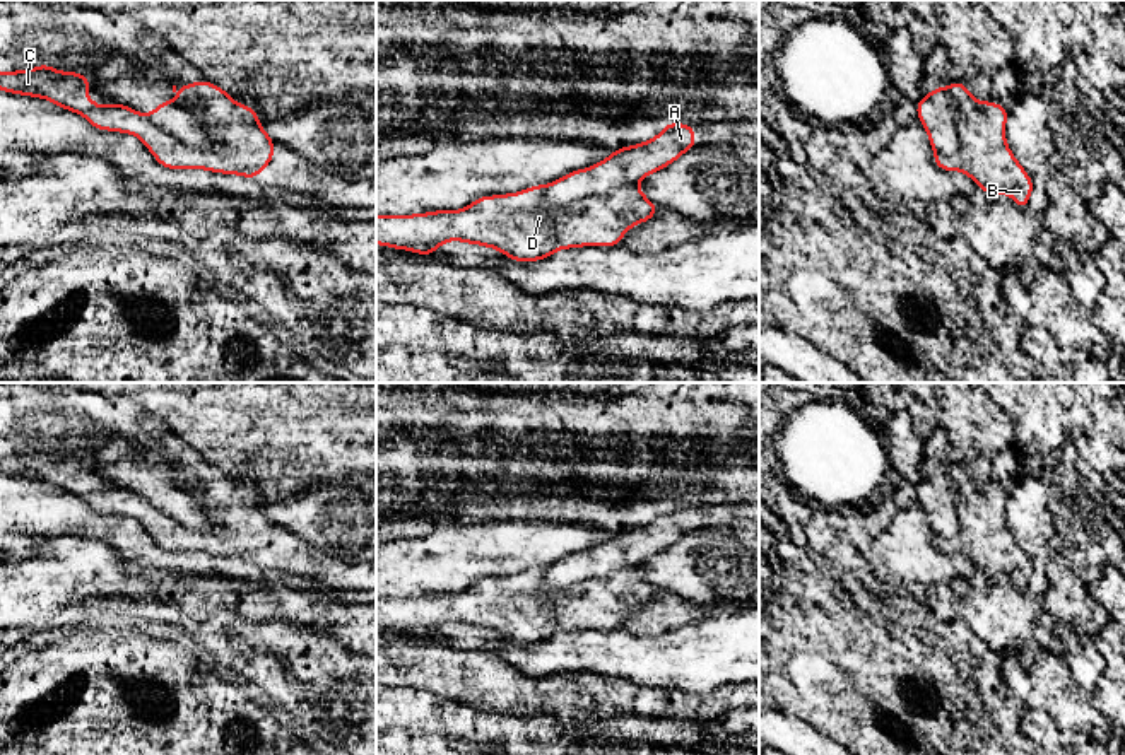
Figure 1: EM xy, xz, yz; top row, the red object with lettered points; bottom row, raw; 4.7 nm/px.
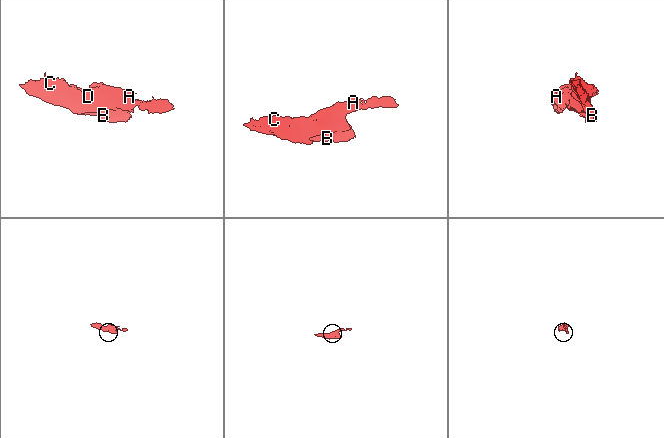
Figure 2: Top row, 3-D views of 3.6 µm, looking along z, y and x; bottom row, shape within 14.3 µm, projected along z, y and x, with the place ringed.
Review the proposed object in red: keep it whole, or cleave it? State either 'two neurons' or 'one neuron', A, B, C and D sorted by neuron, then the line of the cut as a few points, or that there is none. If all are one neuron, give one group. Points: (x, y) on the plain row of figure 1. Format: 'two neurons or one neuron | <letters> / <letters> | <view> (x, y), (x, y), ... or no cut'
two neurons | A / B C D | xy (142, 497), (190, 528), (211, 533), (221, 530)

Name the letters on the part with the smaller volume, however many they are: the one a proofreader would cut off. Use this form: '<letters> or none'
A

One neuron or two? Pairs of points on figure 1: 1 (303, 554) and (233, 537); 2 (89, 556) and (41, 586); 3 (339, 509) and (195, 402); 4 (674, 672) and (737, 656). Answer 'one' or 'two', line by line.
1: one
2: one
3: two
4: one

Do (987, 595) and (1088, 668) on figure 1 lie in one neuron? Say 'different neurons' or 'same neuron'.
different neurons

